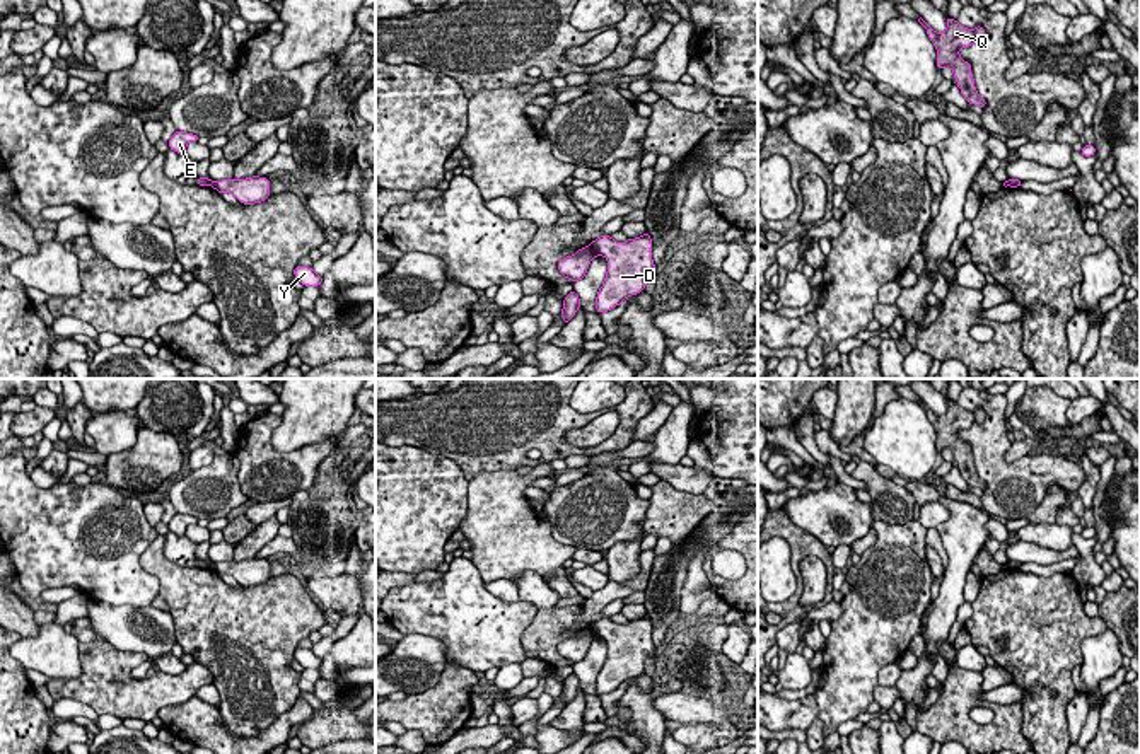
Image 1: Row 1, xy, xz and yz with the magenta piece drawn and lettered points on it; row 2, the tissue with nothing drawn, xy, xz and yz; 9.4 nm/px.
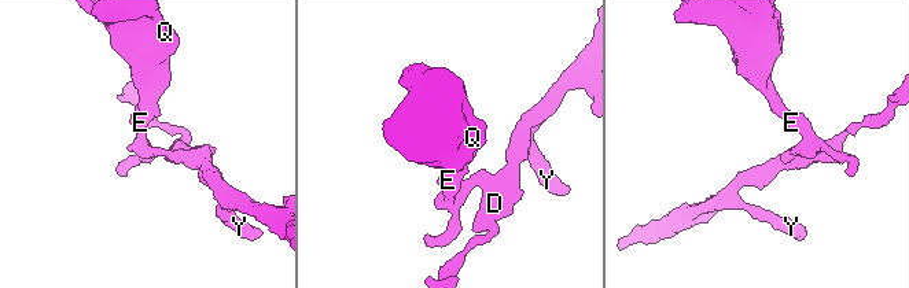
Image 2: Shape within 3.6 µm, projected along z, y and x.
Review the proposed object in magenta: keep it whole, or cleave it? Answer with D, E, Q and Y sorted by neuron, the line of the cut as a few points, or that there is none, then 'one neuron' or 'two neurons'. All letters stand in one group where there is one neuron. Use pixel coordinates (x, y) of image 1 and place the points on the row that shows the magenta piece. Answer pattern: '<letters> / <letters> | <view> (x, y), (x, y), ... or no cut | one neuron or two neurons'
D Y / E Q | xz (591, 244), (599, 255) | two neurons

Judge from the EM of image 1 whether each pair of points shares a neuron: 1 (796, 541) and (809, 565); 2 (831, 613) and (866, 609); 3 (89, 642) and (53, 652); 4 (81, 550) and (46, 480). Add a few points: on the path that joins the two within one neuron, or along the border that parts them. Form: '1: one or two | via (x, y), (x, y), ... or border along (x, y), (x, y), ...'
1: two | border along (813, 553), (799, 563), (799, 596)
2: two | border along (840, 603), (842, 614), (831, 623)
3: two | border along (62, 626), (77, 640), (81, 672), (60, 681)
4: two | border along (29, 476), (40, 487), (57, 485)

